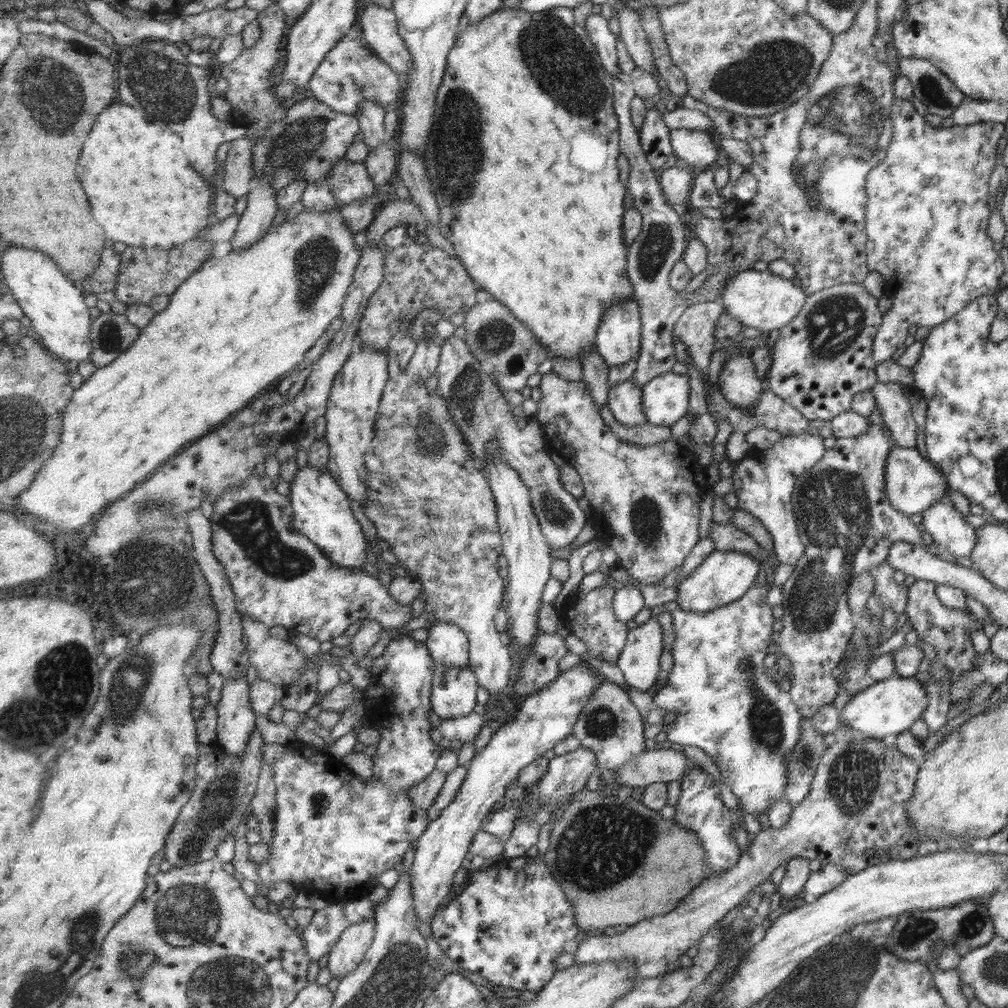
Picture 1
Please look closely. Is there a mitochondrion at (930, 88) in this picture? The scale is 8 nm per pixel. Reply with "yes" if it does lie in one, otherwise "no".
yes

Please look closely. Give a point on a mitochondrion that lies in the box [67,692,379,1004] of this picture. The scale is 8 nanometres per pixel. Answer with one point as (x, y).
(189, 912)

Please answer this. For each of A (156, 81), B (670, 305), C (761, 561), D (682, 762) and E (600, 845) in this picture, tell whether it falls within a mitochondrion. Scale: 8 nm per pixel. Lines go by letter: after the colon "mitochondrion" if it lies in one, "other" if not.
A: mitochondrion
B: other
C: other
D: other
E: mitochondrion

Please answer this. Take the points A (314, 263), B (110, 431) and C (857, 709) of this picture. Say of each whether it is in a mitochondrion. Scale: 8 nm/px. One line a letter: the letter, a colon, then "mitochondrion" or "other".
A: mitochondrion
B: other
C: other

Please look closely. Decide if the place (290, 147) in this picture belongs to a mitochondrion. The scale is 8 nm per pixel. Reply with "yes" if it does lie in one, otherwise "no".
yes

